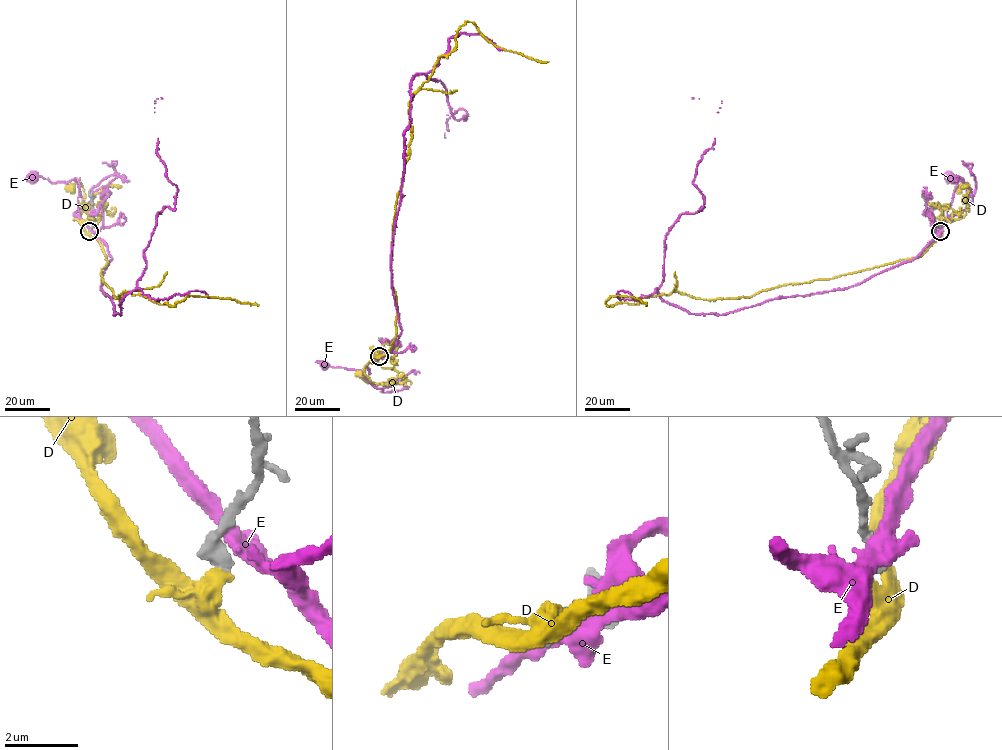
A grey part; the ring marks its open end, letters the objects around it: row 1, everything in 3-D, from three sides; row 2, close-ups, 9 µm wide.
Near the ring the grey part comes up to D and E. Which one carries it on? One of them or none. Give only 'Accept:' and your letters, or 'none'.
Accept: none

